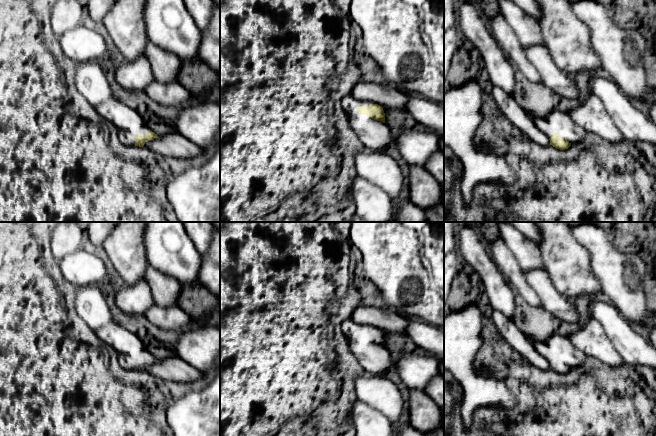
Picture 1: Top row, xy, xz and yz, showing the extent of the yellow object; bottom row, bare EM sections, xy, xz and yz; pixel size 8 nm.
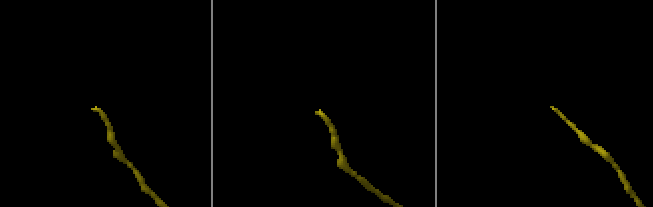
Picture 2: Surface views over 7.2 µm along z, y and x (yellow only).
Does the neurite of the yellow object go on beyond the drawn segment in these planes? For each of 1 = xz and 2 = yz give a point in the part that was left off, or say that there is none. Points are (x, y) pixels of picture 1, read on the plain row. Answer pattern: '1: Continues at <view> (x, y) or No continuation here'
1: Continues at xz (349, 327)
2: Continues at yz (542, 348)

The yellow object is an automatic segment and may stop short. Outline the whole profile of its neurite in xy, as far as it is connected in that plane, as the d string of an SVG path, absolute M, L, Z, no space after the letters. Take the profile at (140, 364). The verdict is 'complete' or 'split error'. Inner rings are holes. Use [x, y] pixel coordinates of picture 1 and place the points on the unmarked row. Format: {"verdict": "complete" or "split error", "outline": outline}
{"verdict": "split error", "outline": "M146 349L142 350L134 355L122 354L118 355L118 362L121 367L127 370L139 370L143 369L149 365L157 362L157 358L152 356Z"}

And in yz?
{"verdict": "split error", "outline": "M528 336L528 339L533 344L535 349L548 360L550 369L560 374L568 373L571 370L571 367L553 355L546 343L537 342L530 336Z"}

